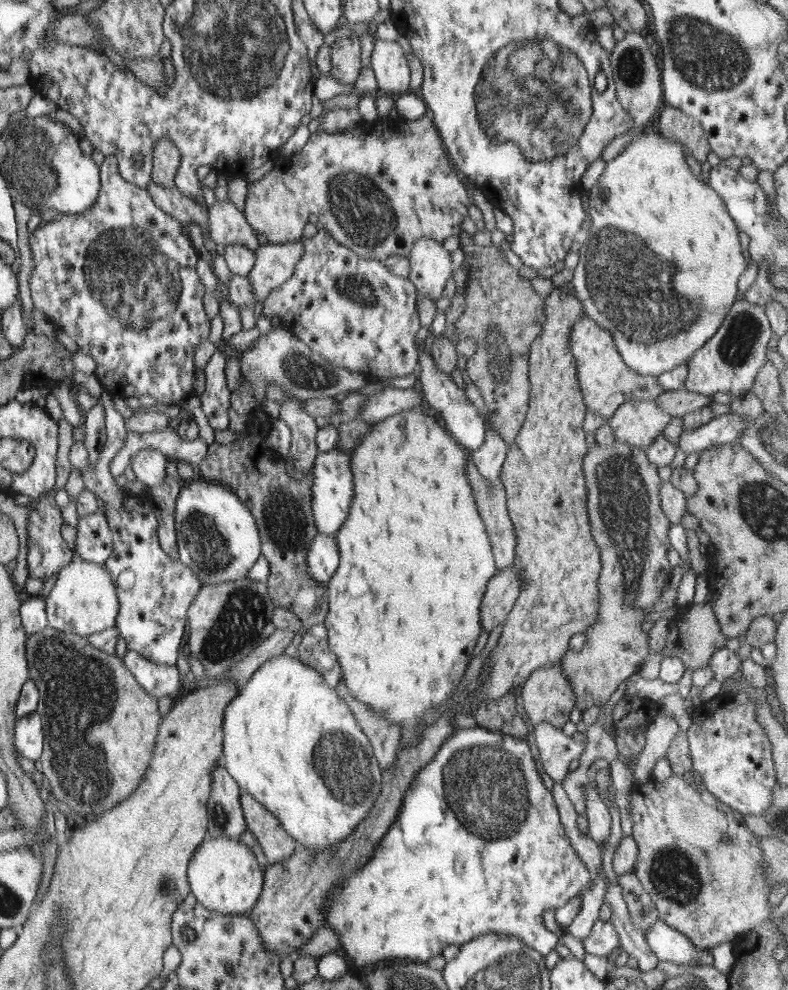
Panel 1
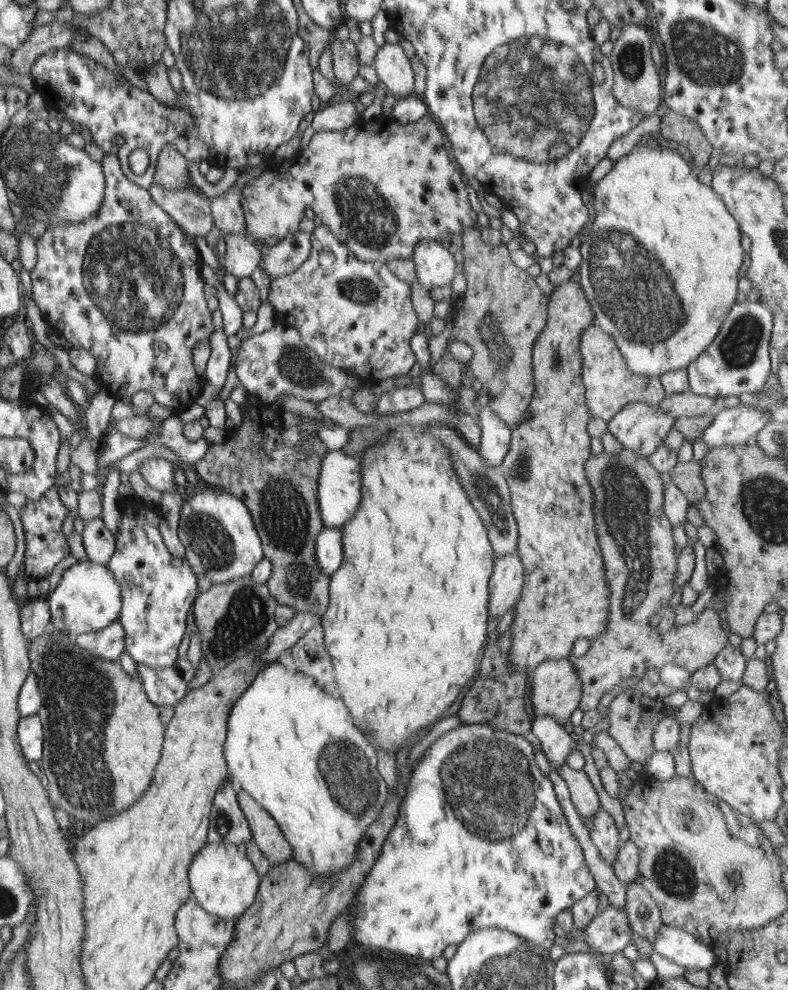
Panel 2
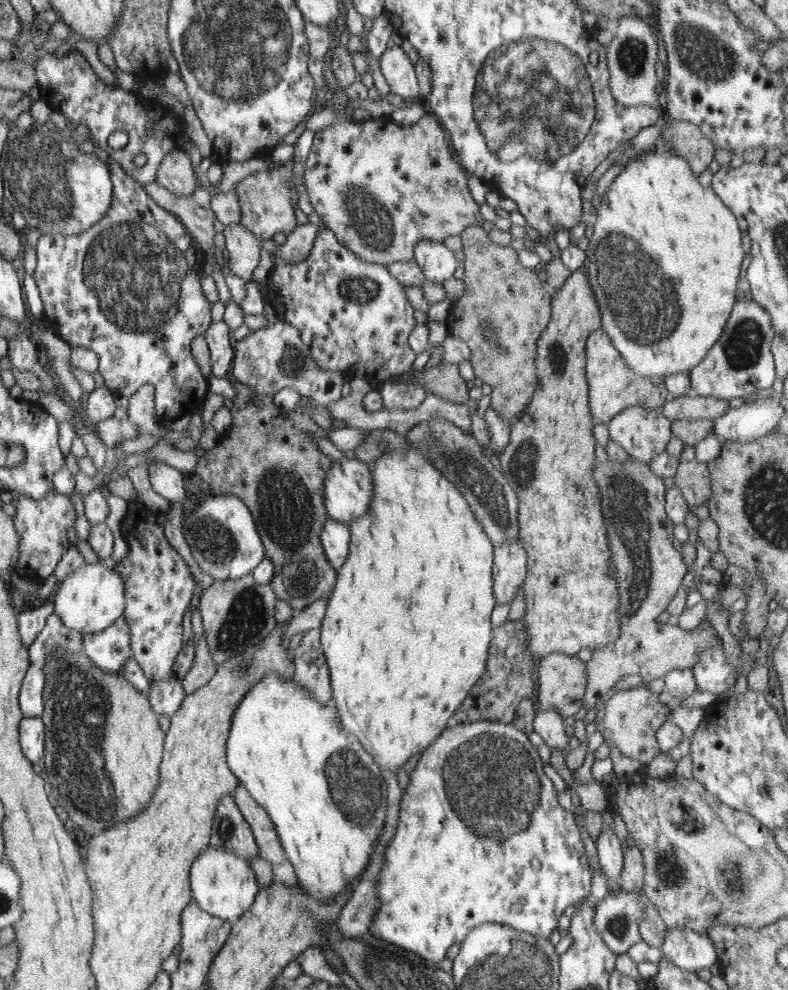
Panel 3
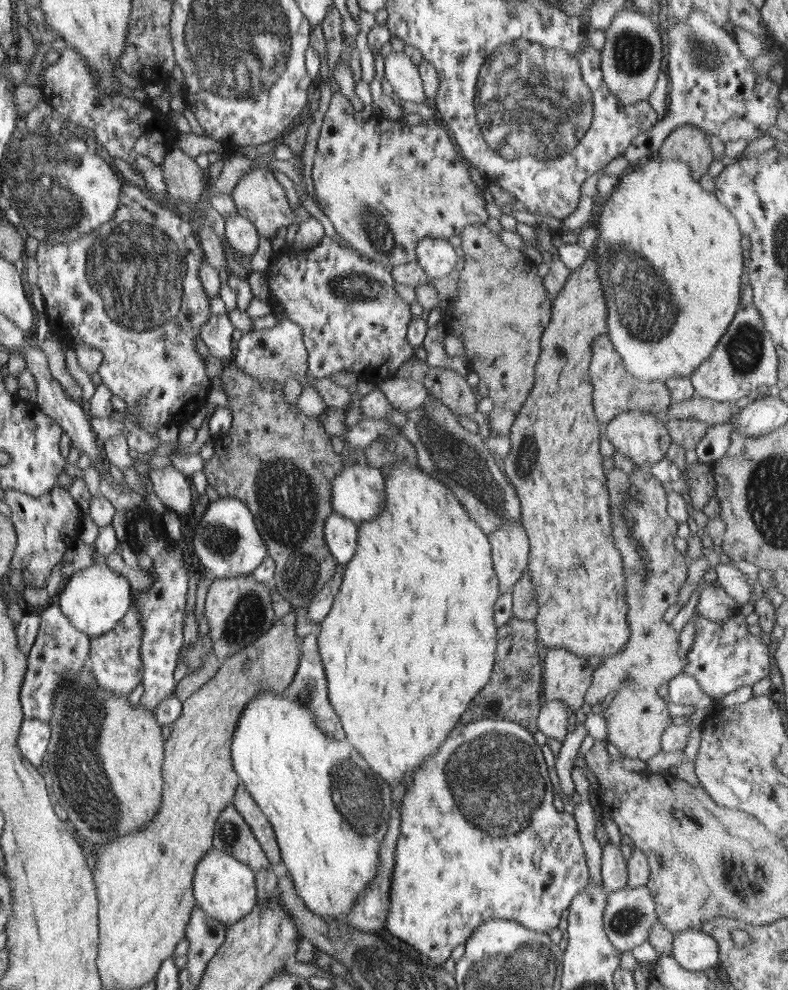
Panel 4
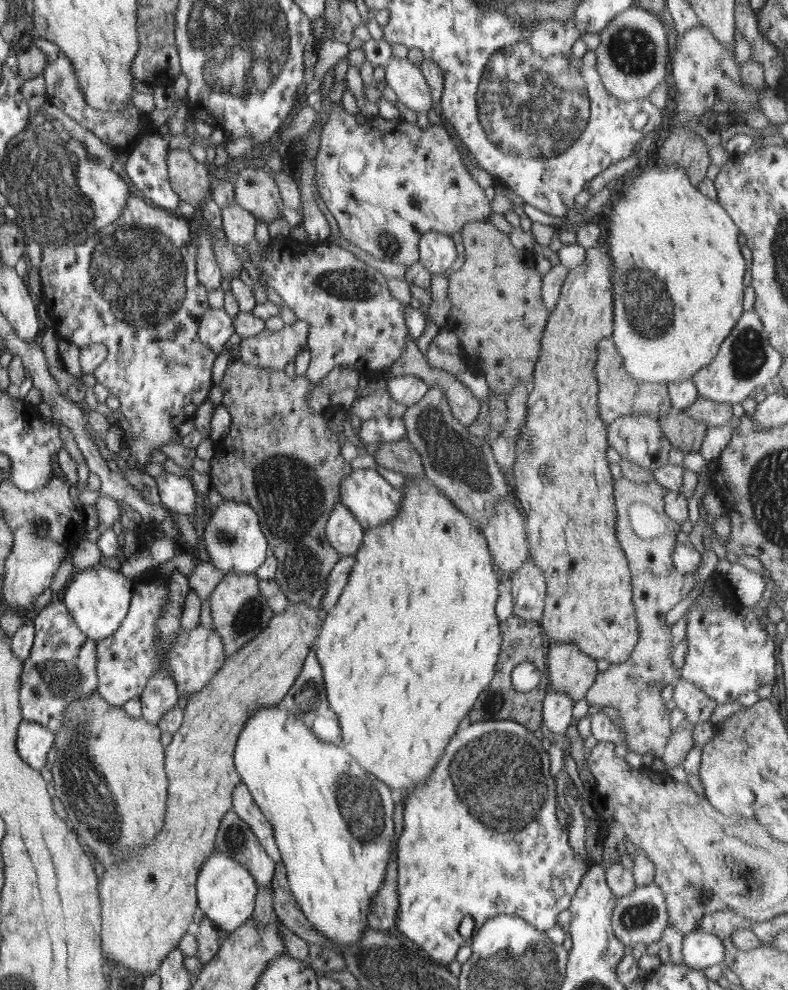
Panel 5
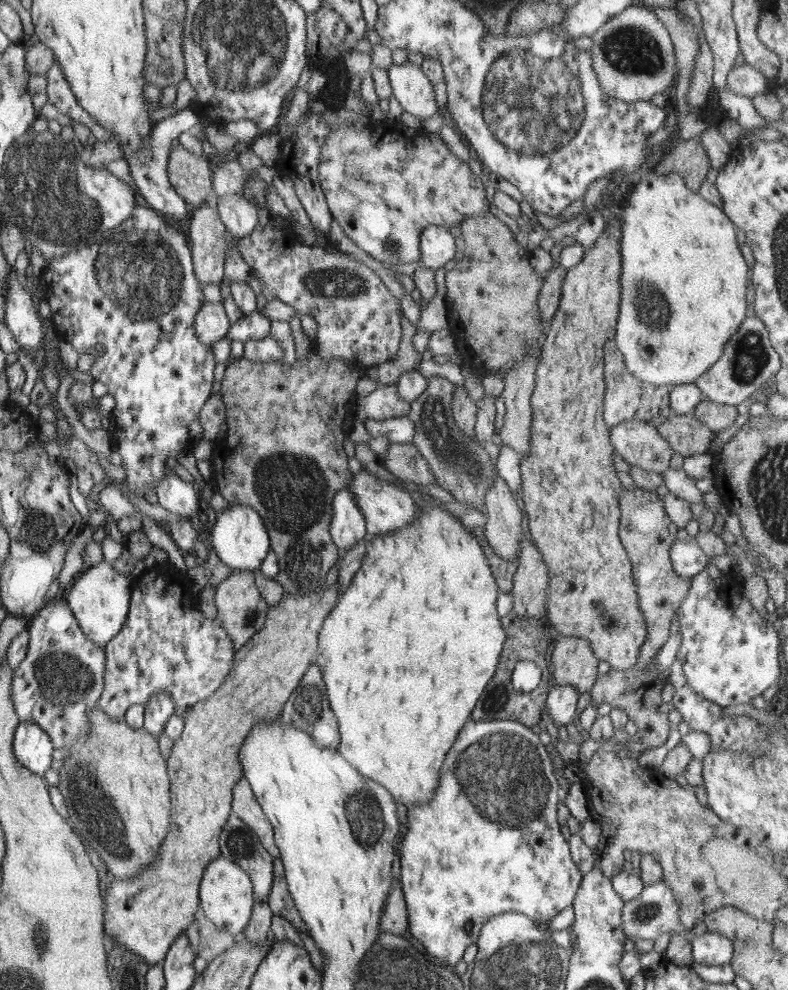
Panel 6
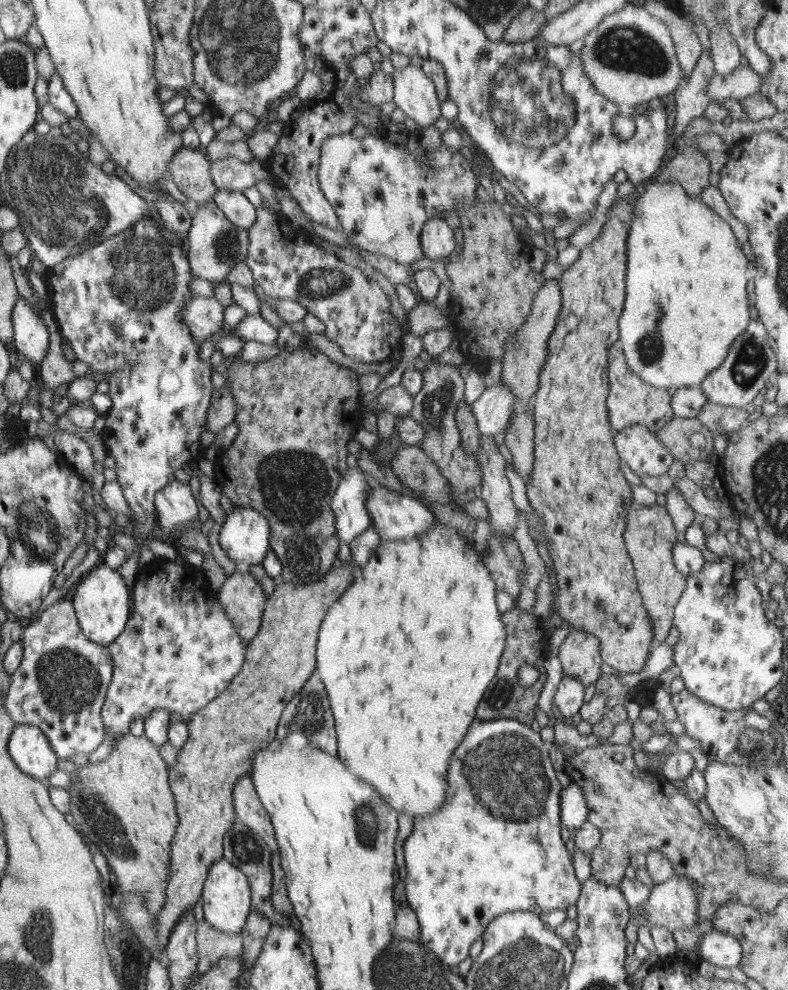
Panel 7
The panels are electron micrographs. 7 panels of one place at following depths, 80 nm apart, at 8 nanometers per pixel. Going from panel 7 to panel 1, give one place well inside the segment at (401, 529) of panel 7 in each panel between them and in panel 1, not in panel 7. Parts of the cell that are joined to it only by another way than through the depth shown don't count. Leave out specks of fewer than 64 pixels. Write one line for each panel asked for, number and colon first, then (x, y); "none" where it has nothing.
1: (333, 487)
2: (339, 493)
3: (349, 488)
4: (359, 492)
5: (370, 498)
6: (386, 506)

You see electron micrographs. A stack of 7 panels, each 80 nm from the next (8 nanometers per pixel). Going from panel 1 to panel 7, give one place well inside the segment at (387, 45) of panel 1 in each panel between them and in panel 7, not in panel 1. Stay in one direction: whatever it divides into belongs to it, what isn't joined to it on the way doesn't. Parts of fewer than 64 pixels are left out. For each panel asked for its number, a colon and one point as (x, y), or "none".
2: (392, 66)
3: (395, 65)
4: (404, 77)
5: (409, 84)
6: (411, 87)
7: (414, 93)

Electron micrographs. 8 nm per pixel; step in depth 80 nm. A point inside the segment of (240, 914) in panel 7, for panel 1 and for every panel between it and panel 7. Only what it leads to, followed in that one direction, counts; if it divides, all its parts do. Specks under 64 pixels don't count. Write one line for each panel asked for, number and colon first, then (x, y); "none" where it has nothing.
1: (223, 874)
2: (223, 880)
3: (223, 884)
4: (224, 887)
5: (226, 891)
6: (226, 893)

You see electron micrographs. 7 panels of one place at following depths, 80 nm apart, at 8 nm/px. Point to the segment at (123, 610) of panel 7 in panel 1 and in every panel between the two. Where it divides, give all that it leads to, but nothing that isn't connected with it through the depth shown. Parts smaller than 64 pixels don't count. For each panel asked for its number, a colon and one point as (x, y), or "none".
1: (84, 600)
2: (88, 597)
3: (88, 600)
4: (95, 599)
5: (98, 597)
6: (99, 596)

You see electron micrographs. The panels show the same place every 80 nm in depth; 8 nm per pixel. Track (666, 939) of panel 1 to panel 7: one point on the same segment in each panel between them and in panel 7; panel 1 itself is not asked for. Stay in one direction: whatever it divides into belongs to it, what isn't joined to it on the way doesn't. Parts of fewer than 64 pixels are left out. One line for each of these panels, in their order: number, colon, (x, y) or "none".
2: (675, 944)
3: (691, 952)
4: (694, 950)
5: (700, 948)
6: (708, 947)
7: (720, 949)

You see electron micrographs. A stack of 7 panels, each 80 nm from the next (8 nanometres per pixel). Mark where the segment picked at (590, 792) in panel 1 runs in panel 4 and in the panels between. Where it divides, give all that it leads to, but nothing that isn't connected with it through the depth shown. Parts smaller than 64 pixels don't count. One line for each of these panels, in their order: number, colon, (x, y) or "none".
2: (604, 834)
3: (609, 851)
4: (614, 873)

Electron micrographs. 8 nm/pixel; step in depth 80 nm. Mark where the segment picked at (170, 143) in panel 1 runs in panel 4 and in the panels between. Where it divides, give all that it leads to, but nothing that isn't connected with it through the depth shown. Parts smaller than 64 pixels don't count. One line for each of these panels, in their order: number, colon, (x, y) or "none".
2: (172, 172)
3: (176, 174)
4: (185, 181)

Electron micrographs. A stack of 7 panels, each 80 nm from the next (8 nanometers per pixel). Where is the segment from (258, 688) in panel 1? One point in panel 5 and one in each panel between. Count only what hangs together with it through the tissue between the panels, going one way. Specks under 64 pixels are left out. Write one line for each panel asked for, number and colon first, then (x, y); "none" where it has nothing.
2: (293, 748)
3: (327, 798)
4: (330, 817)
5: (332, 822)

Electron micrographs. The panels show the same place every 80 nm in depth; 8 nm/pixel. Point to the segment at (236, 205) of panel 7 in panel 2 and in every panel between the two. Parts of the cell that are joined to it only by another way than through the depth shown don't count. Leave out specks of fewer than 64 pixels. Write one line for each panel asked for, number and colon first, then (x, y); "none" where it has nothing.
2: (243, 254)
3: (244, 249)
4: (241, 235)
5: (239, 225)
6: (240, 218)

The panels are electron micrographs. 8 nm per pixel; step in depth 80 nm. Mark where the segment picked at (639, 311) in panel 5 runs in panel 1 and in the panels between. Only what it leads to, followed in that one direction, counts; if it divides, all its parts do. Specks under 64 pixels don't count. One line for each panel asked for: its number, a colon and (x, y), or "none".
1: (648, 210)
2: (660, 237)
3: (656, 223)
4: (670, 260)

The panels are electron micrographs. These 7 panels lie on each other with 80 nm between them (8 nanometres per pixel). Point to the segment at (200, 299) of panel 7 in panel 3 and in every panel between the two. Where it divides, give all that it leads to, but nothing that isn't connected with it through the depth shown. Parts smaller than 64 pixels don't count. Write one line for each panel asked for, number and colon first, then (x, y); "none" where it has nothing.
3: (218, 335)
4: (217, 332)
5: (215, 327)
6: (211, 324)

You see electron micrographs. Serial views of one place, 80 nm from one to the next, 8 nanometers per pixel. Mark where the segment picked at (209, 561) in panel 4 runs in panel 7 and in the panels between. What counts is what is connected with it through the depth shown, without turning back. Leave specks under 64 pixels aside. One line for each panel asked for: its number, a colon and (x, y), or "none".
5: (234, 540)
6: (239, 536)
7: (245, 534)

